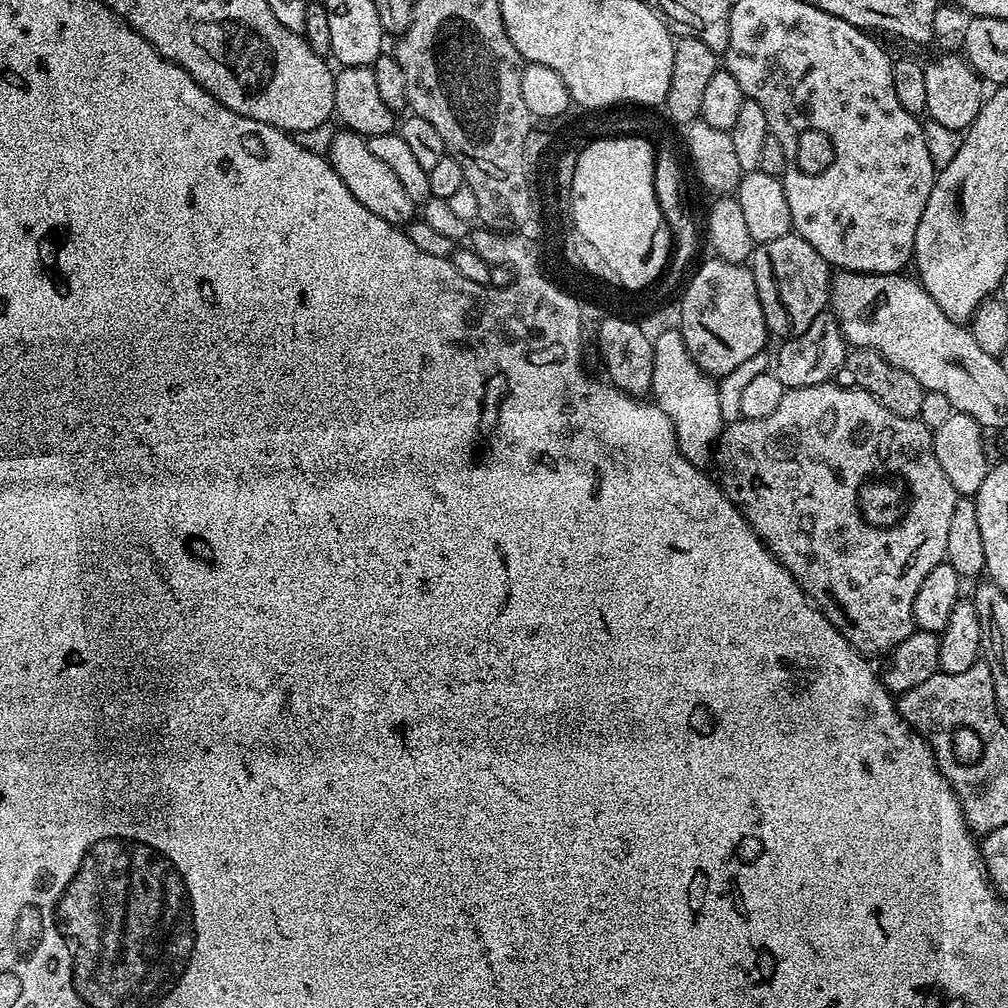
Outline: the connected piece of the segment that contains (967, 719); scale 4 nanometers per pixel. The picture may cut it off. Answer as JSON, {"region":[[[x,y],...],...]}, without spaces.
{"region":[[[983,662],[970,666],[970,670],[962,670],[962,674],[946,674],[937,670],[930,678],[926,678],[926,682],[914,686],[914,690],[906,690],[905,693],[912,696],[912,720],[908,724],[914,732],[920,733],[925,738],[930,737],[928,728],[932,728],[932,724],[941,724],[940,716],[944,716],[944,720],[952,721],[954,726],[975,726],[980,730],[984,730],[987,724],[995,725],[998,720],[994,678],[990,678],[990,670]]]}

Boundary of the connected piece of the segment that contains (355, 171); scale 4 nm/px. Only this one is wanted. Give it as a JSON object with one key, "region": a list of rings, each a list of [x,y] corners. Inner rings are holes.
{"region":[[[340,130],[340,133],[332,140],[332,153],[330,153],[333,170],[346,182],[346,186],[370,210],[370,214],[378,214],[386,222],[397,226],[404,226],[417,215],[418,205],[406,194],[402,182],[390,171],[379,158],[370,154],[370,146],[365,137],[356,132]]]}

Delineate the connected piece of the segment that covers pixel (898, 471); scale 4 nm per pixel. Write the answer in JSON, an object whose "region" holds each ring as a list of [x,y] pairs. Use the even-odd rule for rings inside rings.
{"region":[[[829,382],[827,384],[815,384],[814,386],[806,386],[805,388],[790,388],[782,394],[782,402],[778,402],[778,406],[772,413],[766,414],[766,418],[750,418],[739,419],[729,423],[727,427],[720,433],[720,439],[714,445],[714,464],[720,467],[719,483],[725,492],[728,493],[728,499],[740,509],[740,513],[748,521],[749,526],[755,530],[756,535],[760,537],[760,541],[764,543],[765,548],[783,564],[785,570],[791,574],[795,580],[800,583],[800,589],[808,593],[813,601],[821,602],[825,600],[828,604],[836,604],[836,608],[840,611],[840,620],[838,619],[838,627],[847,638],[849,644],[855,651],[863,654],[865,657],[873,658],[881,652],[887,654],[893,648],[897,648],[908,635],[914,631],[914,621],[912,619],[912,607],[914,606],[914,598],[918,594],[918,586],[922,586],[922,582],[926,578],[926,574],[930,574],[930,570],[934,570],[934,566],[945,563],[944,555],[946,554],[946,534],[950,527],[950,517],[954,515],[954,502],[956,501],[957,492],[954,486],[950,486],[950,478],[946,478],[946,474],[942,474],[942,466],[938,466],[938,458],[934,454],[934,446],[932,445],[933,429],[929,428],[923,420],[917,418],[902,418],[898,414],[894,414],[890,410],[886,410],[886,406],[882,406],[877,402],[866,390],[857,388],[843,388],[840,384]]]}

